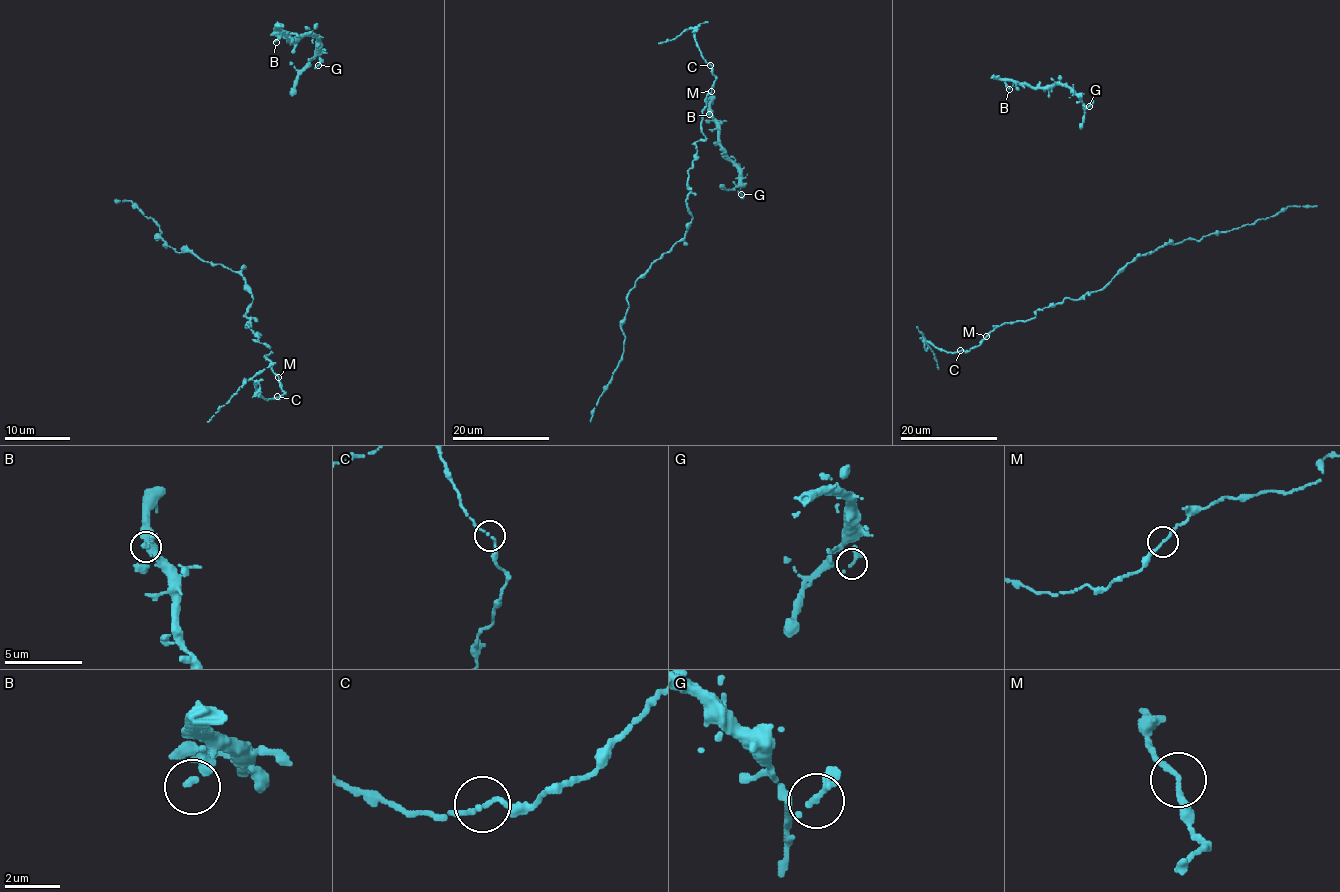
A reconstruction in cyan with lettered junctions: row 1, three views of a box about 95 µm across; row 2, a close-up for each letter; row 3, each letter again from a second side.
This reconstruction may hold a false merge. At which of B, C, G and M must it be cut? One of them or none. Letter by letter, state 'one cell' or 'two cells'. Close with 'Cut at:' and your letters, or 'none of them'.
B: one cell
C: one cell
G: one cell
M: one cell
Cut at: none of them

